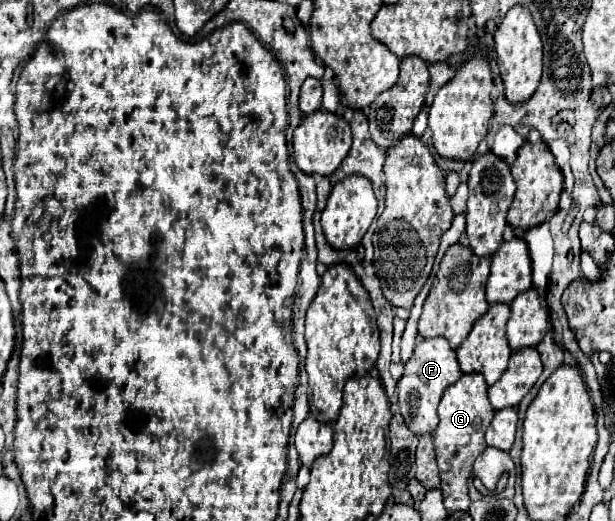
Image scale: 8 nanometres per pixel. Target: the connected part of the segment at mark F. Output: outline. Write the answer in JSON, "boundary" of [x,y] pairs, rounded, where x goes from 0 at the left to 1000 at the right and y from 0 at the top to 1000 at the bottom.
{"boundary":[[[694,649],[685,660],[675,664],[672,687],[659,695],[659,714],[652,729],[646,733],[646,752],[649,752],[649,783],[652,798],[659,802],[662,818],[675,833],[691,833],[704,829],[711,821],[711,779],[717,768],[717,756],[727,741],[740,737],[750,726],[750,706],[740,683],[740,672],[733,672],[727,649]]]}

